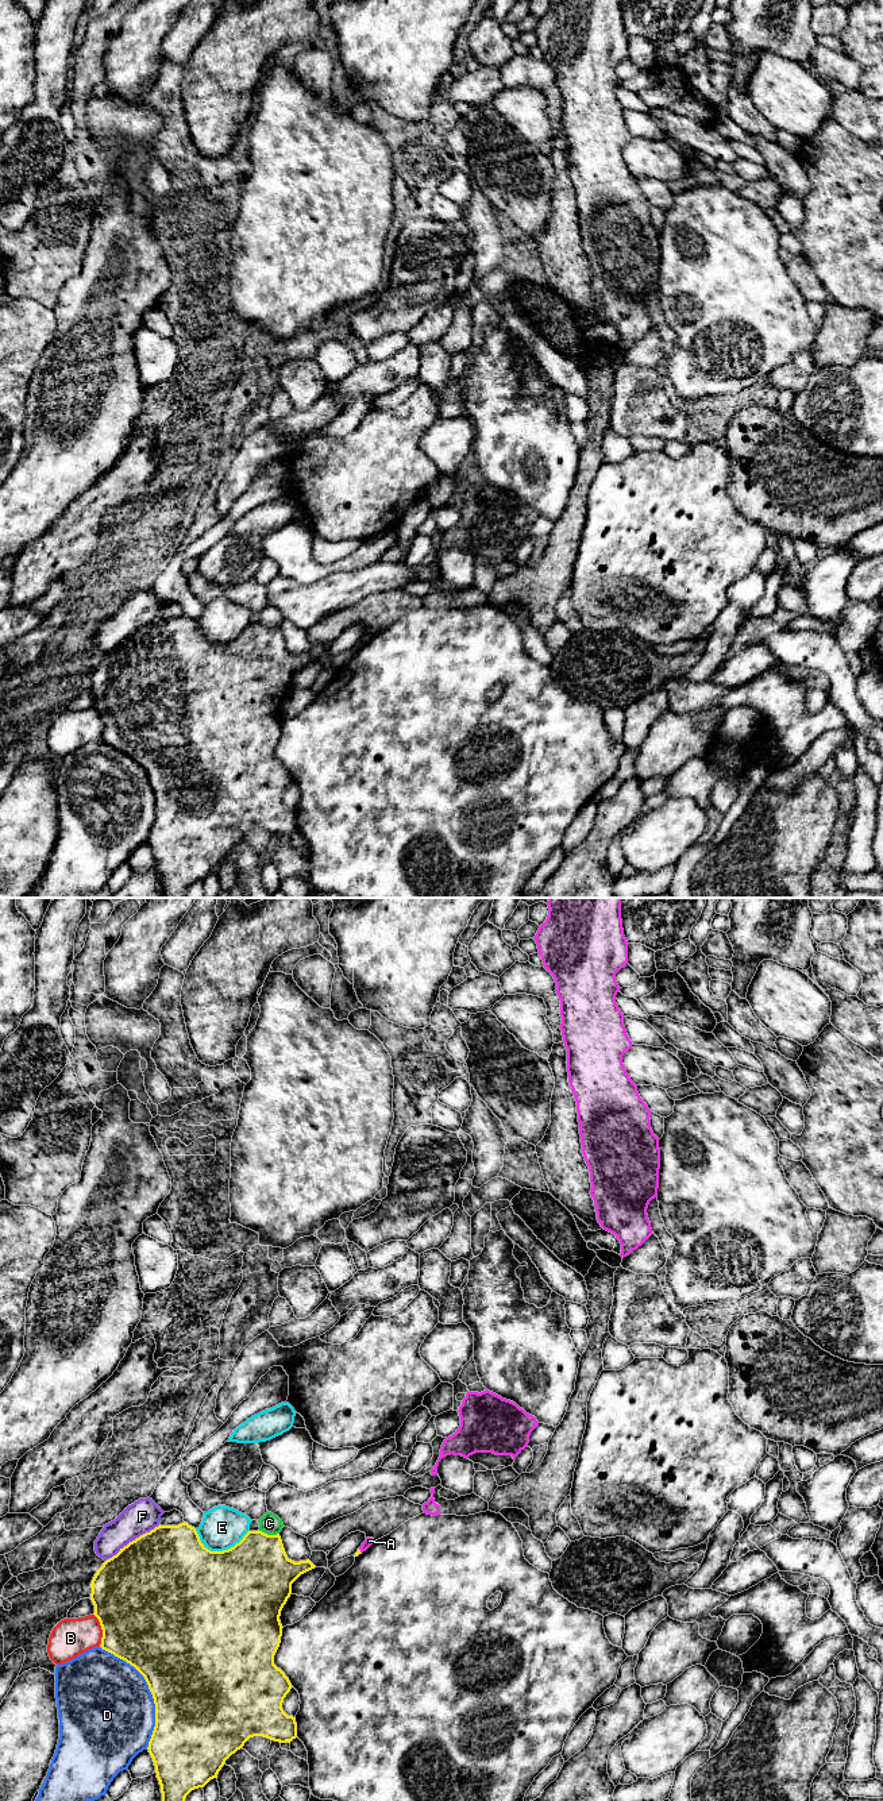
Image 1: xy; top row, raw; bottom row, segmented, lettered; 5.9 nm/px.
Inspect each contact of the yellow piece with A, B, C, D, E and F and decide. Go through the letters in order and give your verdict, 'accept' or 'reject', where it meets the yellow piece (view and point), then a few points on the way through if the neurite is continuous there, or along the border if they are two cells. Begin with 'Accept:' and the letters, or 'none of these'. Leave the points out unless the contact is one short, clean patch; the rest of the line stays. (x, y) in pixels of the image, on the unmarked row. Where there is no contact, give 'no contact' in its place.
Accept: none of these
A: reject | xy (359, 644) | along xy (358, 641), (361, 646)
B: reject | xy (101, 721)
C: reject | xy (269, 628)
D: reject | xy (150, 783)
E: reject | xy (228, 641)
F: reject | xy (132, 633)

